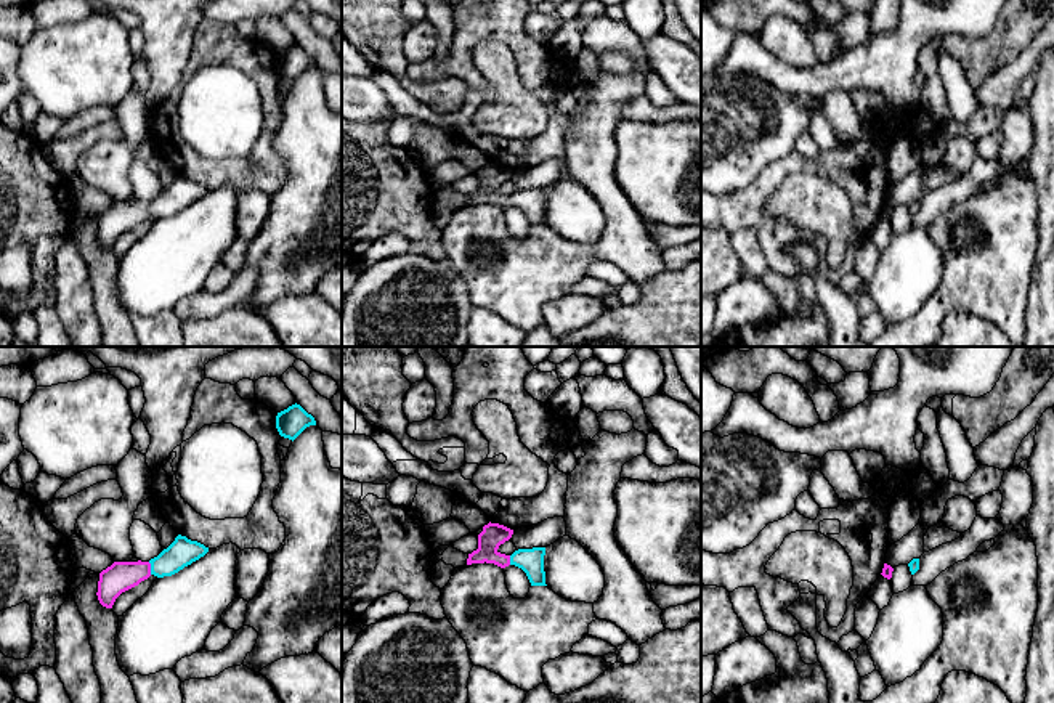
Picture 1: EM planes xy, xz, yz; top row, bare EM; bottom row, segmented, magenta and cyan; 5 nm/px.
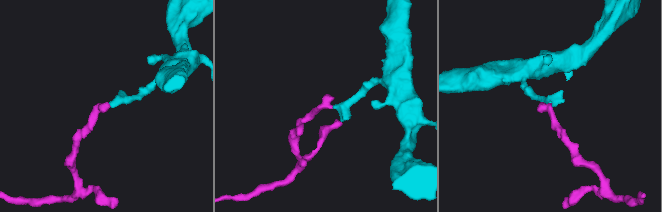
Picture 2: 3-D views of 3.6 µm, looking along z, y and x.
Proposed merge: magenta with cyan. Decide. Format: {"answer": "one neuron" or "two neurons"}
{"answer": "one neuron"}

